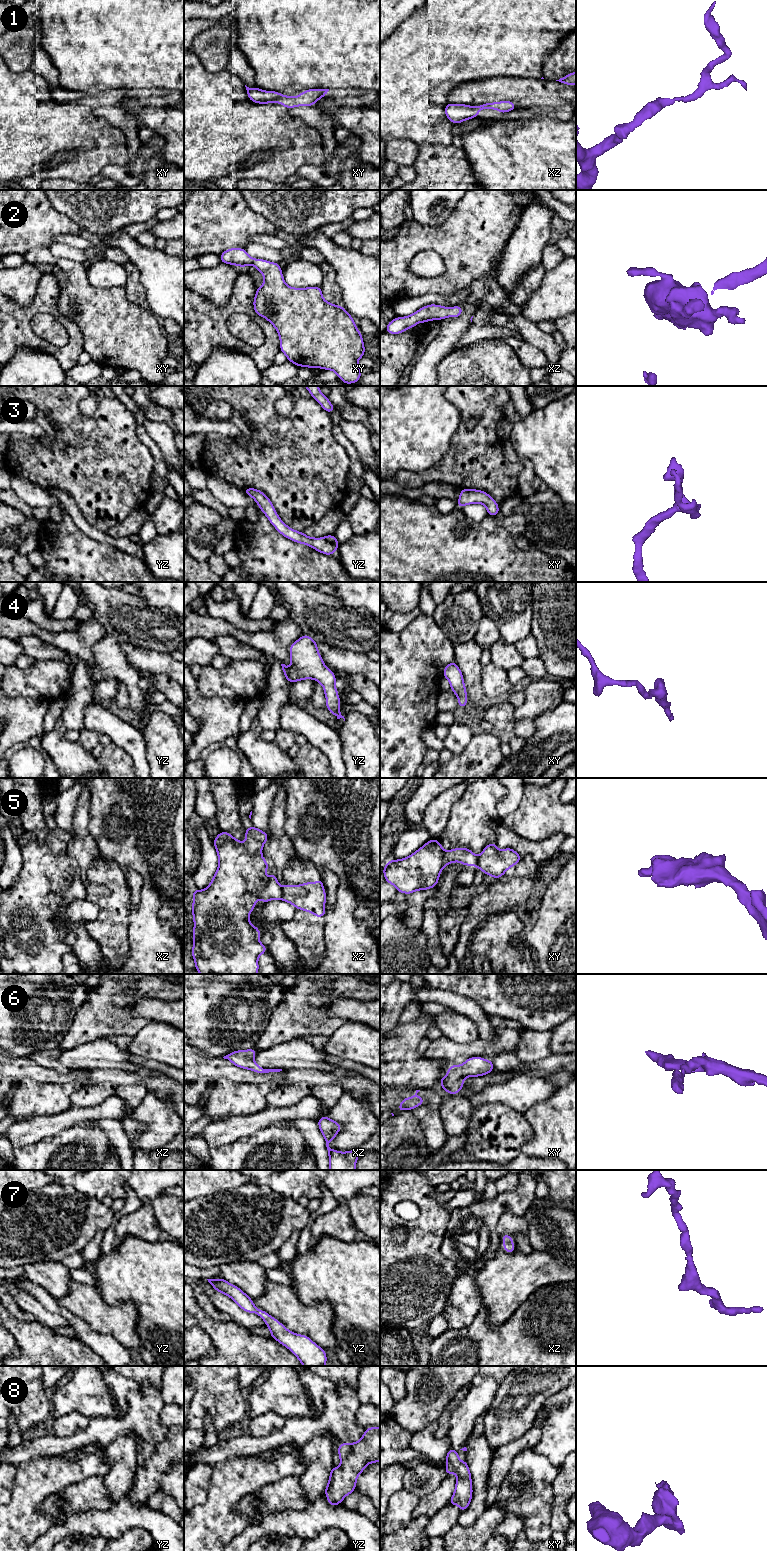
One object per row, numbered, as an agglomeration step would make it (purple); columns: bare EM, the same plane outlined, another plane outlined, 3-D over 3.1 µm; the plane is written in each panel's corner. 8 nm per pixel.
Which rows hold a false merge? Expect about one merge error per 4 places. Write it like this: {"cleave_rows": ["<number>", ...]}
{"cleave_rows": ["5"]}

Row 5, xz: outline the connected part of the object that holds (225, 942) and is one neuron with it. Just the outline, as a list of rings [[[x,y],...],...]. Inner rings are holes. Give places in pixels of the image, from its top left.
[[[252,826],[245,829],[246,841],[241,843],[230,833],[221,831],[213,840],[219,860],[218,868],[212,881],[206,889],[193,890],[193,943],[191,954],[195,962],[195,968],[200,974],[257,974],[259,970],[258,957],[267,952],[266,946],[259,941],[261,931],[251,924],[249,914],[255,908],[255,901],[260,899],[264,903],[275,899],[282,899],[282,887],[276,876],[271,872],[267,880],[264,880],[265,871],[269,869],[268,863],[262,857],[262,848],[269,835]]]

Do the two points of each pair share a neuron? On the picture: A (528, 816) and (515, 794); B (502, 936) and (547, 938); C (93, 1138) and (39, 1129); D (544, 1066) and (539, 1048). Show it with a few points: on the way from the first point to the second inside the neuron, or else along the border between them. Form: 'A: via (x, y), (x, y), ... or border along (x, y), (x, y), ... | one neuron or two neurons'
A: border along (523, 788), (519, 806), (504, 818) | two neurons
B: border along (518, 940), (527, 946), (535, 956) | two neurons
C: border along (81, 1122), (38, 1141) | two neurons
D: border along (552, 1053), (539, 1060), (523, 1063) | two neurons

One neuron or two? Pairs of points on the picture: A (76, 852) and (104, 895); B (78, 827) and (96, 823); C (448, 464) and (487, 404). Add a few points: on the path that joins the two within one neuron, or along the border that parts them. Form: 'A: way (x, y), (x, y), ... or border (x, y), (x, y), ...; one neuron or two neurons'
A: border (100, 854), (87, 872), (89, 884), (86, 887); two neurons
B: border (88, 801), (88, 831), (99, 846); two neurons
C: way (463, 449), (484, 428), (487, 424), (487, 419); one neuron

